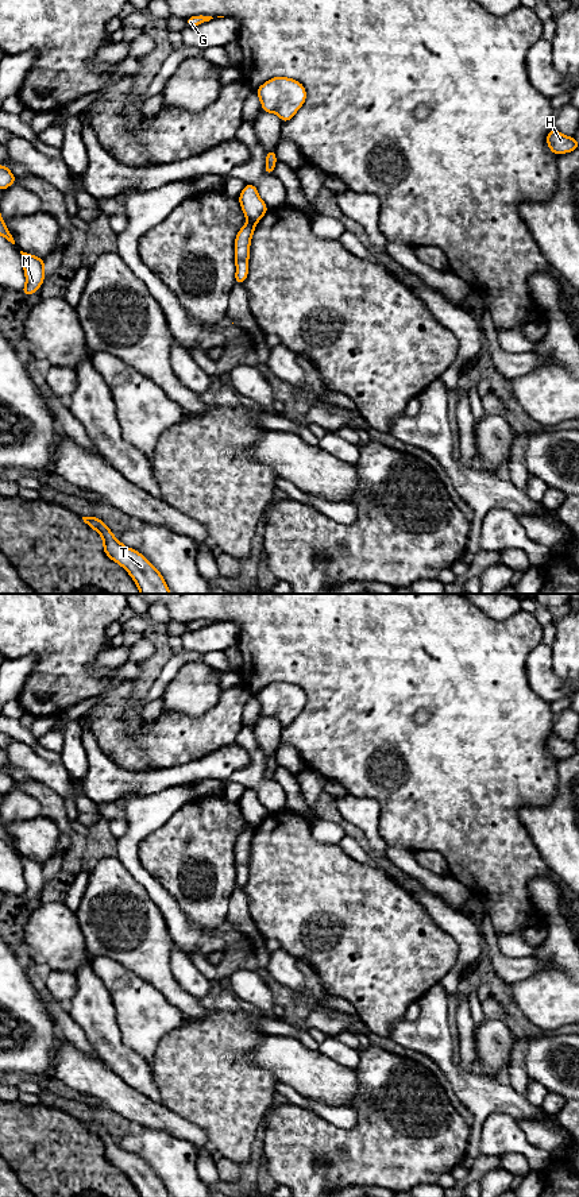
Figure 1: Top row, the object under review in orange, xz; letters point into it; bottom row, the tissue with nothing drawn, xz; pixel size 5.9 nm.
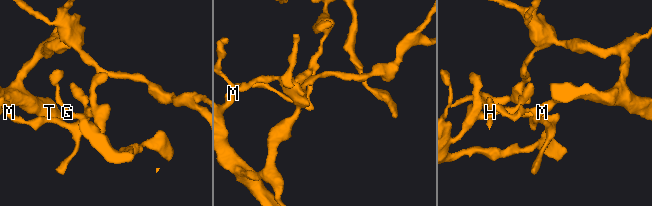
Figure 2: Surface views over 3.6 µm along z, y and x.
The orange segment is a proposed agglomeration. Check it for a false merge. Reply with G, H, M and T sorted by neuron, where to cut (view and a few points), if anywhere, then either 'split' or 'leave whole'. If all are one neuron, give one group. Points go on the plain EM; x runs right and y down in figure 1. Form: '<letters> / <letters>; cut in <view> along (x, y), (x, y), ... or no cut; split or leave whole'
G / H M T; cut in xz along (249, 823), (255, 827); split

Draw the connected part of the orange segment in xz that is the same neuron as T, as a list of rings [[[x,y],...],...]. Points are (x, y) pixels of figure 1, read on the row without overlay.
[[[100,1123],[82,1124],[103,1142],[105,1159],[127,1174],[140,1197],[170,1197],[161,1177],[142,1158],[123,1150]]]

